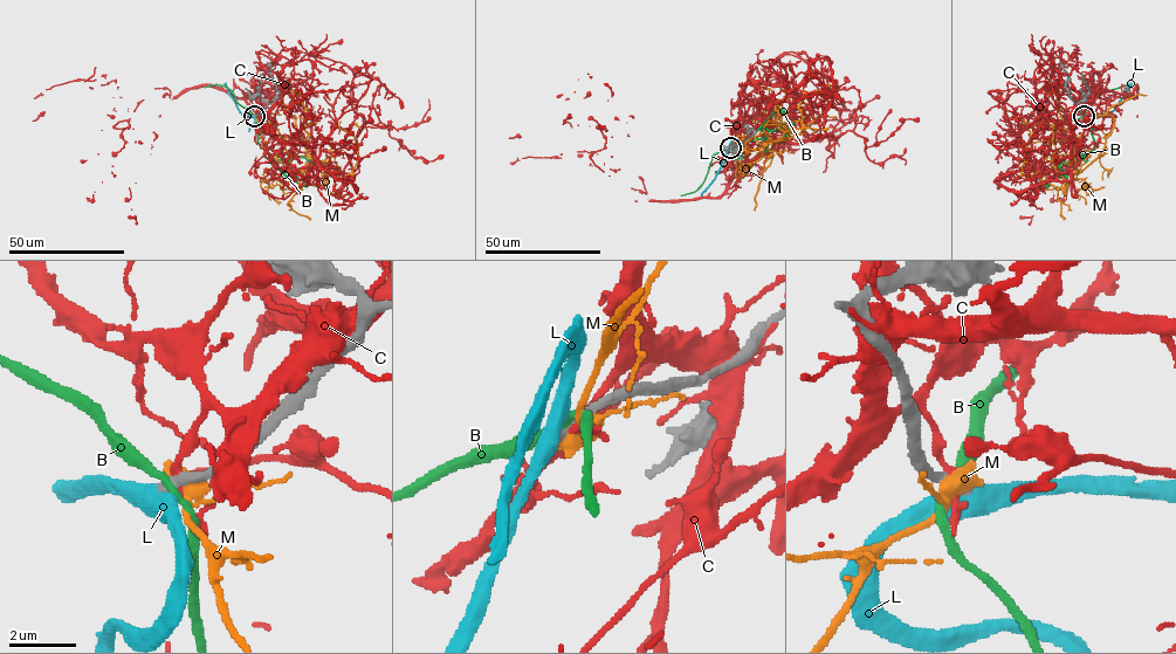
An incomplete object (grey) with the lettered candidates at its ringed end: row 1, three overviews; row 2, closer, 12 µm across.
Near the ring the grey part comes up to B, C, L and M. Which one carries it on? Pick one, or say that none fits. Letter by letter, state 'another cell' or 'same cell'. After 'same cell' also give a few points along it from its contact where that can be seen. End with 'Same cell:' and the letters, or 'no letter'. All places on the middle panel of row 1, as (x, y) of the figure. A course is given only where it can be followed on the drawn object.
B: another cell
C: another cell
L: same cell | via (730, 147), (701, 194)
M: another cell
Same cell: L

